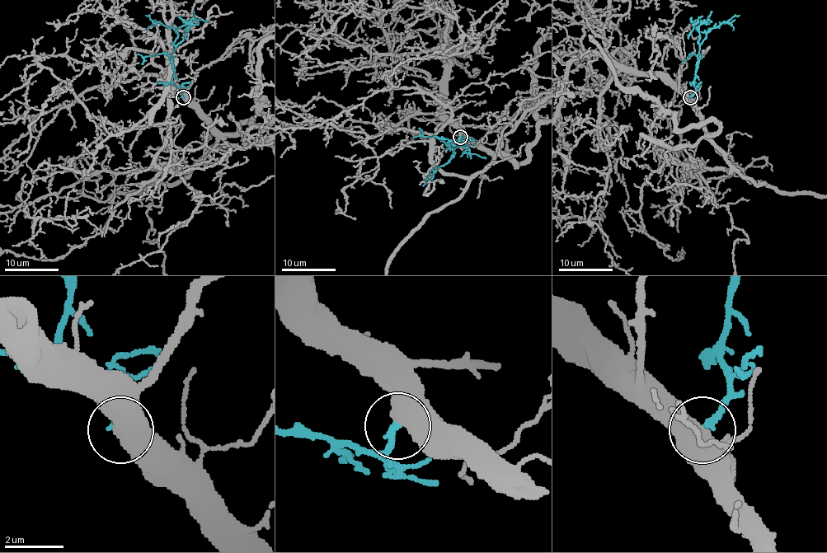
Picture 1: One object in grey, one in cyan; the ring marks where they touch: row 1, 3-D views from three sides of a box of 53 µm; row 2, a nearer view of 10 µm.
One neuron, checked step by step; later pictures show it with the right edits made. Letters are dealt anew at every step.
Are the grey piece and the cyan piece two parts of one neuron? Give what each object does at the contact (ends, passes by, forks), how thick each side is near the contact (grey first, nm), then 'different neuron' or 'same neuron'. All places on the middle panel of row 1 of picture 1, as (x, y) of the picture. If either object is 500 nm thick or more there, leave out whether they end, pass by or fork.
calibres 700 and 240 nm; same neuron

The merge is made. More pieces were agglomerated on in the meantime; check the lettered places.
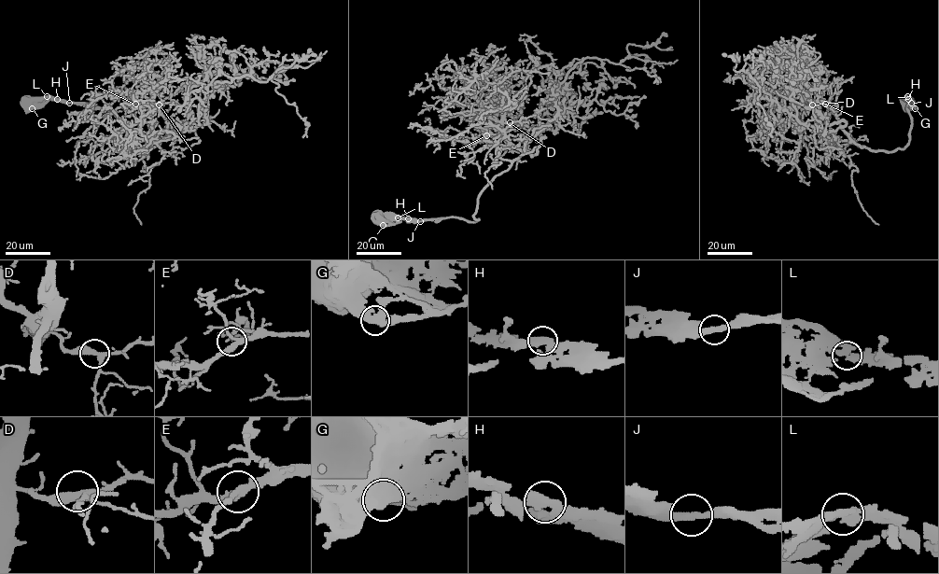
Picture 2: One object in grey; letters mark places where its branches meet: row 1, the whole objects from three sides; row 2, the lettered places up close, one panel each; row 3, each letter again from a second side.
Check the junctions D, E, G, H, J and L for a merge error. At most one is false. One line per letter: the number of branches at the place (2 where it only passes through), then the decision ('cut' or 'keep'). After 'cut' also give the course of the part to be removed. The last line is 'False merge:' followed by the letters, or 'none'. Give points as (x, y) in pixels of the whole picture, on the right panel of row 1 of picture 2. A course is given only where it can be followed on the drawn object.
D: 3 | keep
E: 3 | keep
G: 3 | keep
H: 2 | keep
J: 2 | keep
L: 2 | keep
False merge: none

